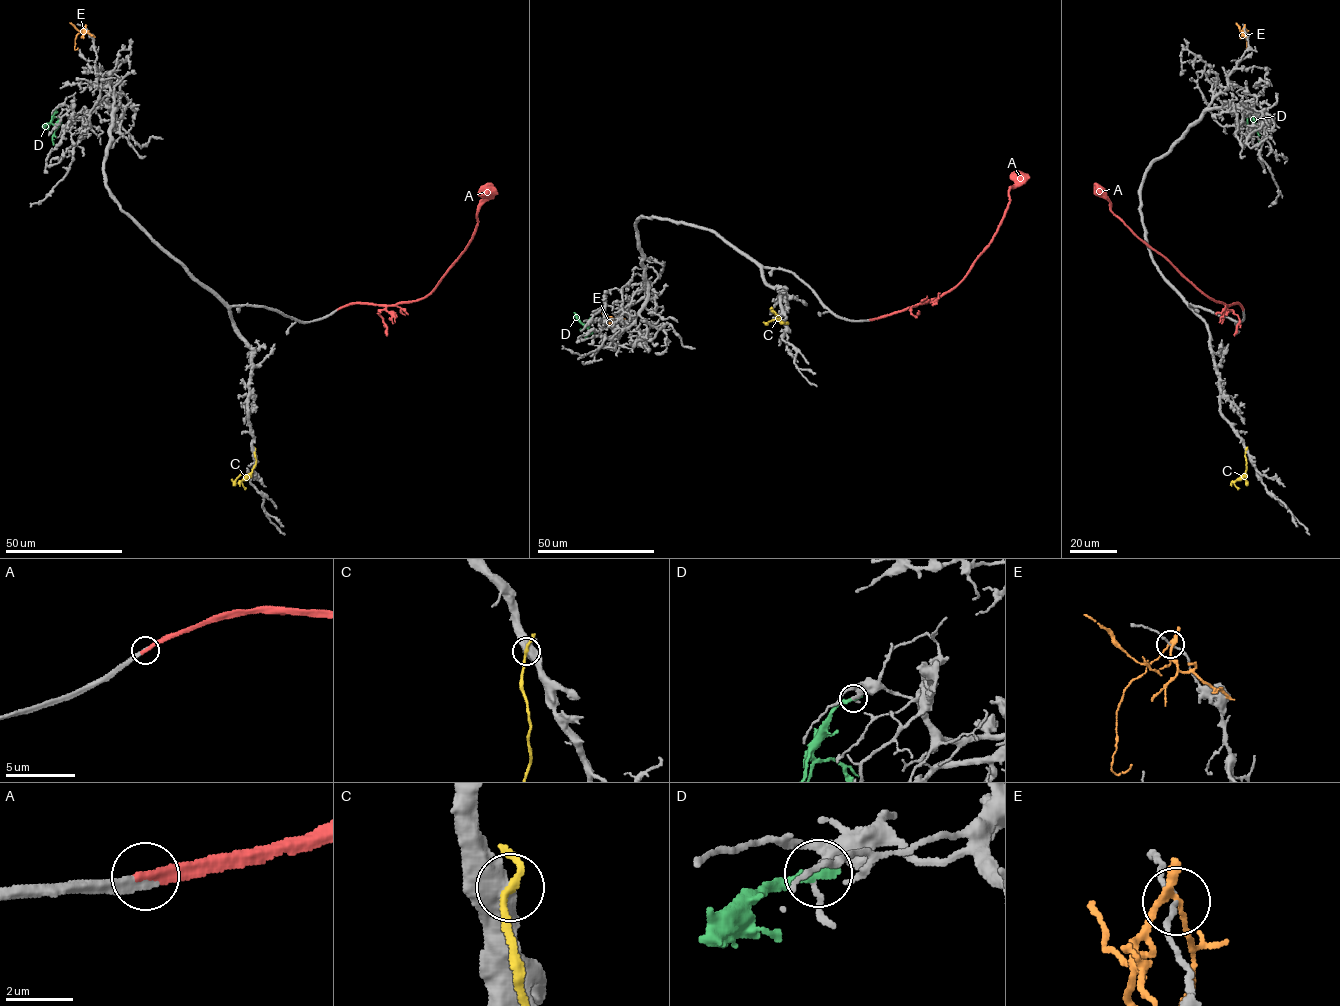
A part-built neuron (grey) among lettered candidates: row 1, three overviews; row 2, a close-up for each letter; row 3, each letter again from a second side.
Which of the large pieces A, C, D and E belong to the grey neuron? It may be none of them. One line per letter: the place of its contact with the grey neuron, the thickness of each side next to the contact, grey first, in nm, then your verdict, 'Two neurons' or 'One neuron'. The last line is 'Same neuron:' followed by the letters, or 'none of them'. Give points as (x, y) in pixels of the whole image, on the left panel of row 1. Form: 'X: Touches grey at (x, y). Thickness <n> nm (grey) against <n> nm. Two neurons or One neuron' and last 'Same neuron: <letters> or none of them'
A: Touches grey at (337, 309). Thickness 360 nm (grey) against 340 nm. One neuron
C: Touches grey at (254, 450). Thickness 500 nm (grey) against 190 nm. Two neurons
D: Touches grey at (60, 106). Thickness 240 nm (grey) against 320 nm. Two neurons
E: Touches grey at (84, 28). Thickness 110 nm (grey) against 180 nm. Two neurons
Same neuron: A

